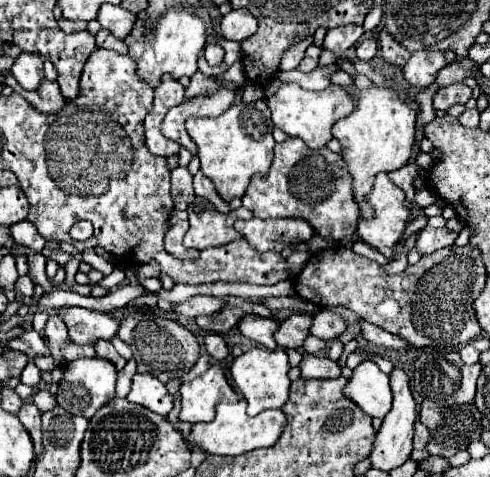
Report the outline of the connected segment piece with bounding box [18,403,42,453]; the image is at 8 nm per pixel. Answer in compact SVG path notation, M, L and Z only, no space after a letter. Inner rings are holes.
M24 403L18 411L18 417L20 417L20 421L24 423L24 427L28 429L30 437L34 441L34 451L40 453L40 449L42 449L40 435L42 433L40 433L40 411L38 411L38 407L34 403Z

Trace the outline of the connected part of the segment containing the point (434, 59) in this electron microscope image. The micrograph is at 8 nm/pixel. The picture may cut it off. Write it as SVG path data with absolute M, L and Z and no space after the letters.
M416 51L404 65L404 77L414 87L428 87L434 83L436 73L446 65L446 57L440 51Z

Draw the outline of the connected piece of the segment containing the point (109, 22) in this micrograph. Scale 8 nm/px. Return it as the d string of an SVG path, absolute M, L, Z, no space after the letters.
M100 5L100 13L96 19L102 25L102 29L108 29L118 39L124 39L136 21L136 15L132 15L130 11L124 11L118 5Z

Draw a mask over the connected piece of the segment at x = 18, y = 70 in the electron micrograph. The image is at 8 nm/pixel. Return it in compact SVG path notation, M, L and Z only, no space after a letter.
M20 53L10 69L10 73L16 77L16 81L24 87L24 89L36 89L40 85L40 81L44 79L44 71L42 71L42 57L36 53Z

